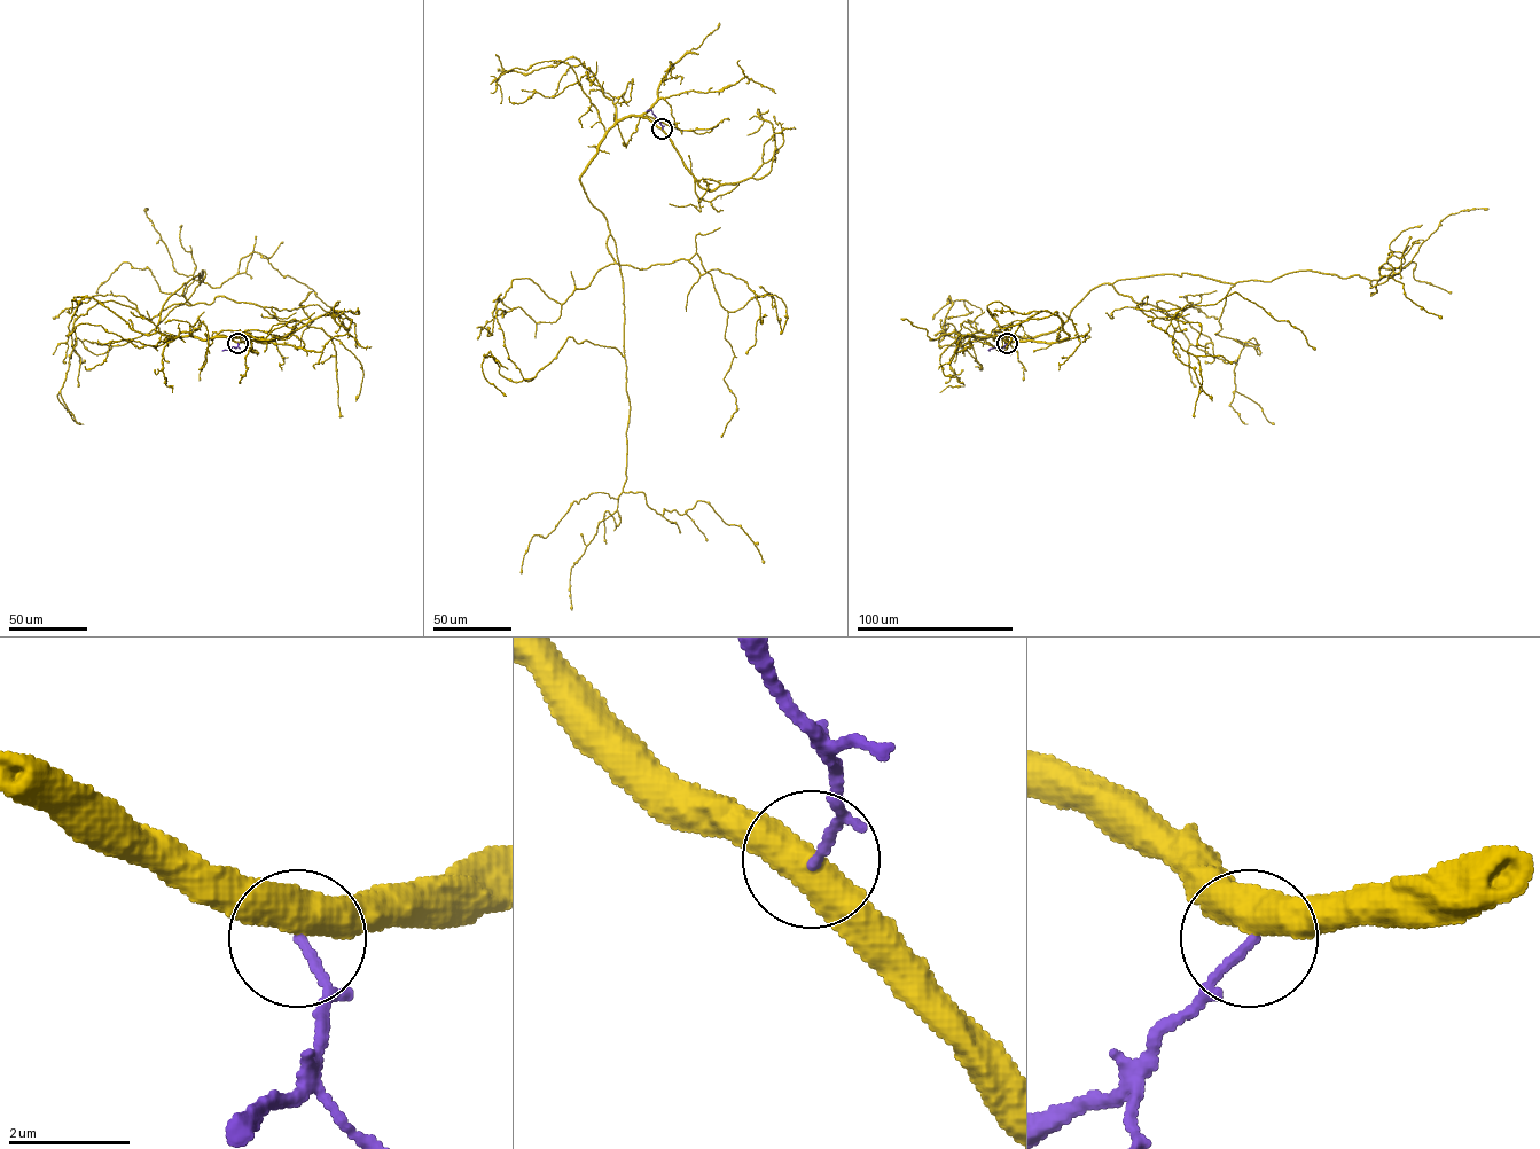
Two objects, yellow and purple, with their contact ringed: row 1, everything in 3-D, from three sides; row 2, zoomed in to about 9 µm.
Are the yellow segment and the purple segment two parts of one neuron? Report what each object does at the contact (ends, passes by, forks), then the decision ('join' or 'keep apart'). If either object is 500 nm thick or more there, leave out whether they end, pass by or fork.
keep apart

